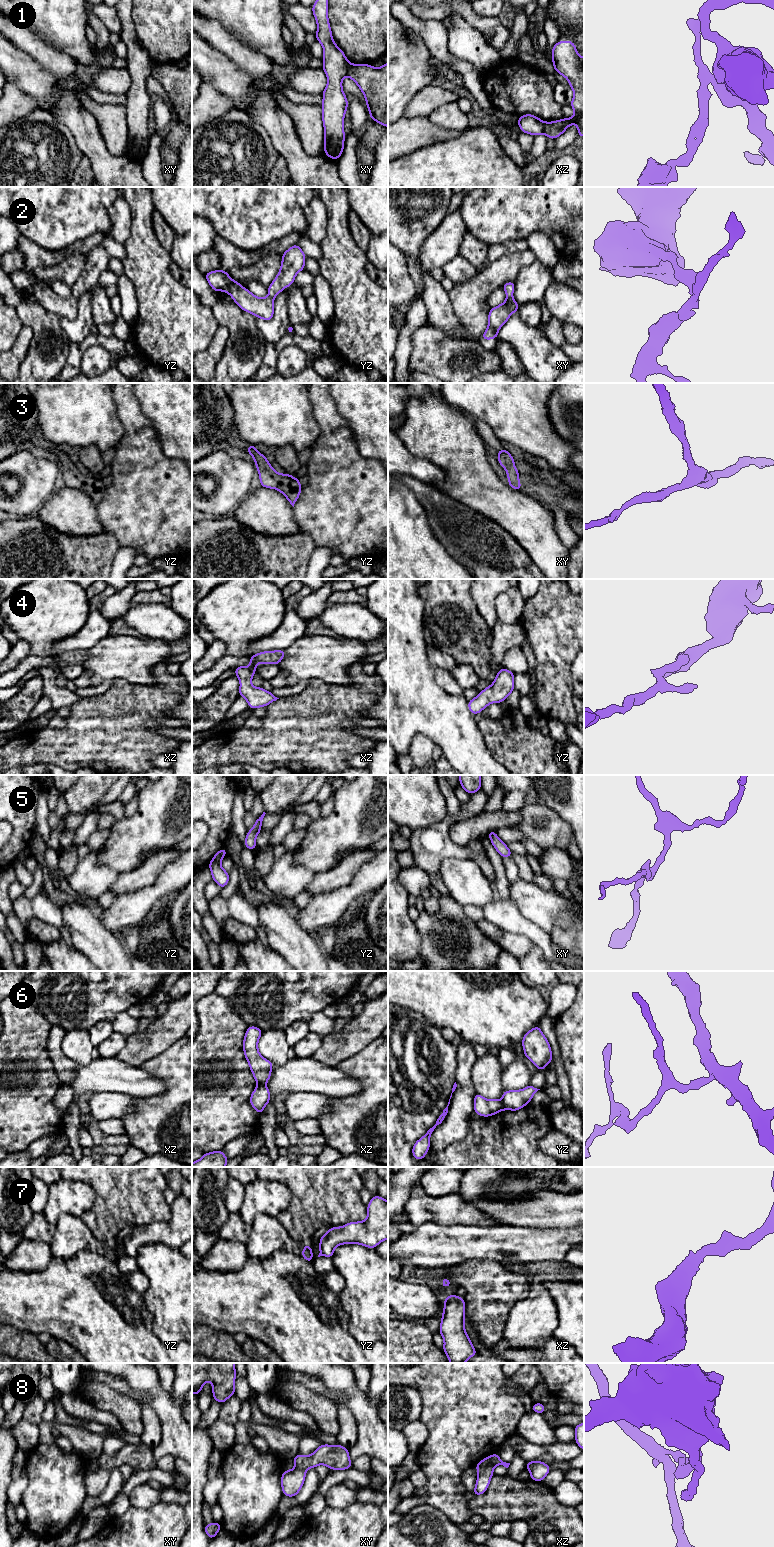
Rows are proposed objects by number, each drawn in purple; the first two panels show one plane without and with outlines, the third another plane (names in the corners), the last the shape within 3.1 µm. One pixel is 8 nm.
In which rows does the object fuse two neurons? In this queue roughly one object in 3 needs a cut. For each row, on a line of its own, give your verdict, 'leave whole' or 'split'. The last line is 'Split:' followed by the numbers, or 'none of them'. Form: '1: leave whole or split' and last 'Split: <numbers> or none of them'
1: split
2: leave whole
3: leave whole
4: leave whole
5: leave whole
6: split
7: leave whole
8: split
Split: 1, 6, 8

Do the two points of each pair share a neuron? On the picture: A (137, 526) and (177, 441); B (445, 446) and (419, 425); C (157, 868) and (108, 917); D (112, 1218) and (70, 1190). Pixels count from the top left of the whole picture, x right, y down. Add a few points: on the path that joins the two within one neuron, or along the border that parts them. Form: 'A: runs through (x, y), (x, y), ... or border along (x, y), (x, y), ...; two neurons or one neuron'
A: border along (158, 437), (162, 452), (169, 458), (181, 461); two neurons
B: runs through (439, 440), (425, 426); one neuron
C: border along (155, 880), (117, 898); two neurons
D: border along (86, 1182), (94, 1193), (94, 1203), (81, 1217); two neurons

